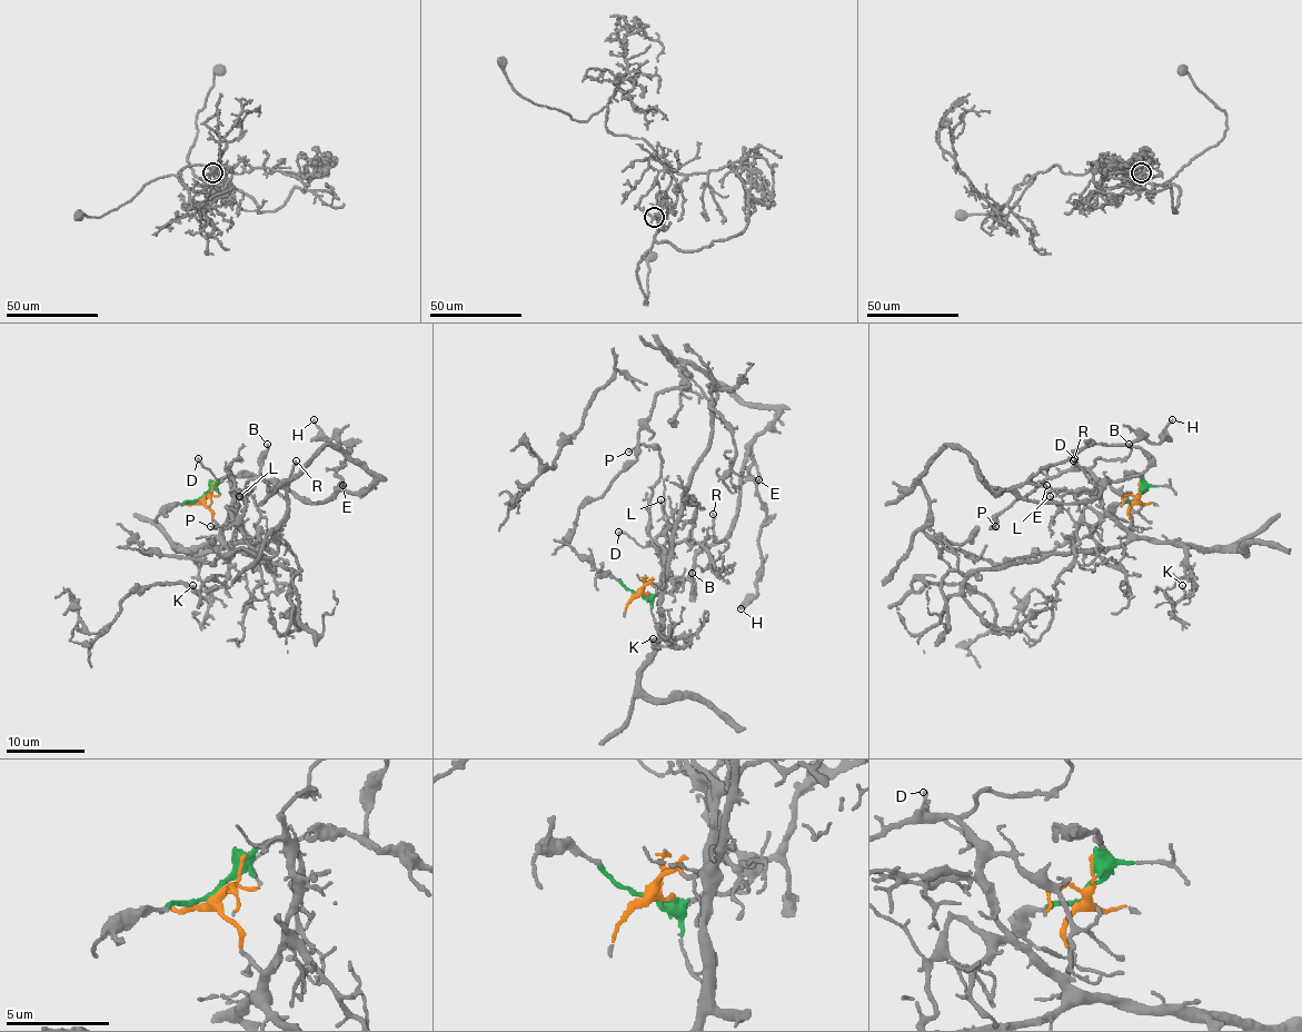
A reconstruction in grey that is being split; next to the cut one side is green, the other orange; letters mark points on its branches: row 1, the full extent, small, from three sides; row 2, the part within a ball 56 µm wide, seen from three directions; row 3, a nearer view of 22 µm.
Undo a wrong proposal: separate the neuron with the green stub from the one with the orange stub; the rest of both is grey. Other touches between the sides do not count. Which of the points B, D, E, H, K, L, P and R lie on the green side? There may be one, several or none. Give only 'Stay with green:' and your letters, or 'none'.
Stay with green: B, E, H, R

